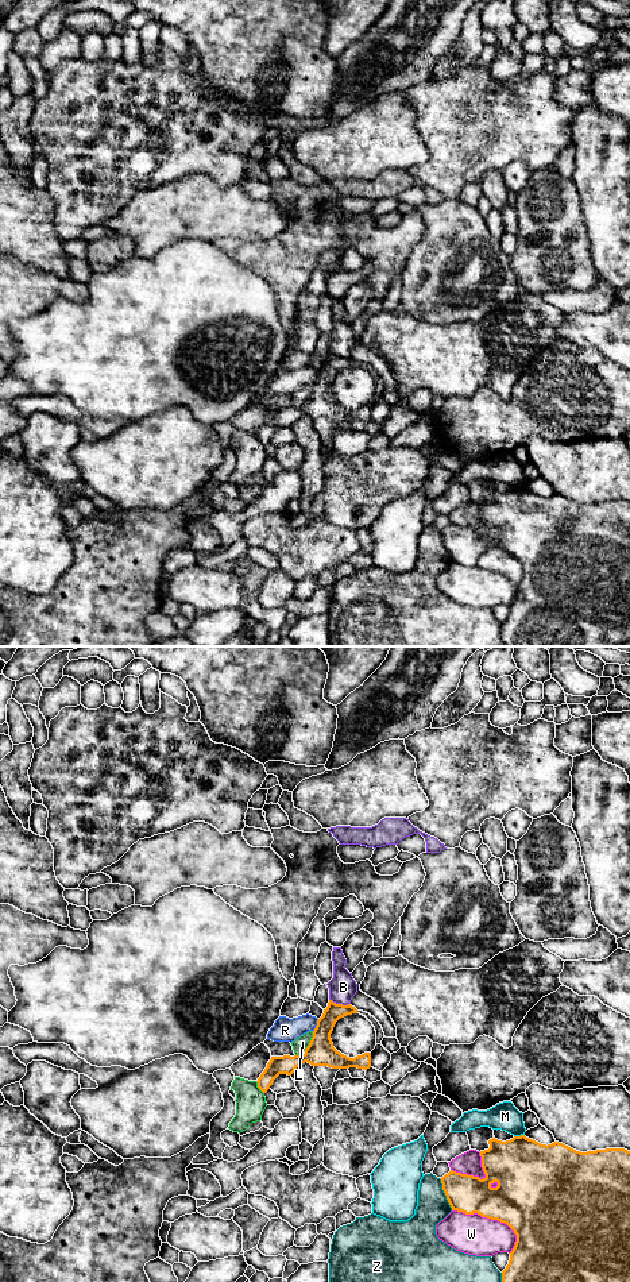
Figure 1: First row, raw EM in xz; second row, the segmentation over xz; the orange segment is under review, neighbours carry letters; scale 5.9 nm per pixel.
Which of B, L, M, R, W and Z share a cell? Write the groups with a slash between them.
B / L / M / R / W / Z

